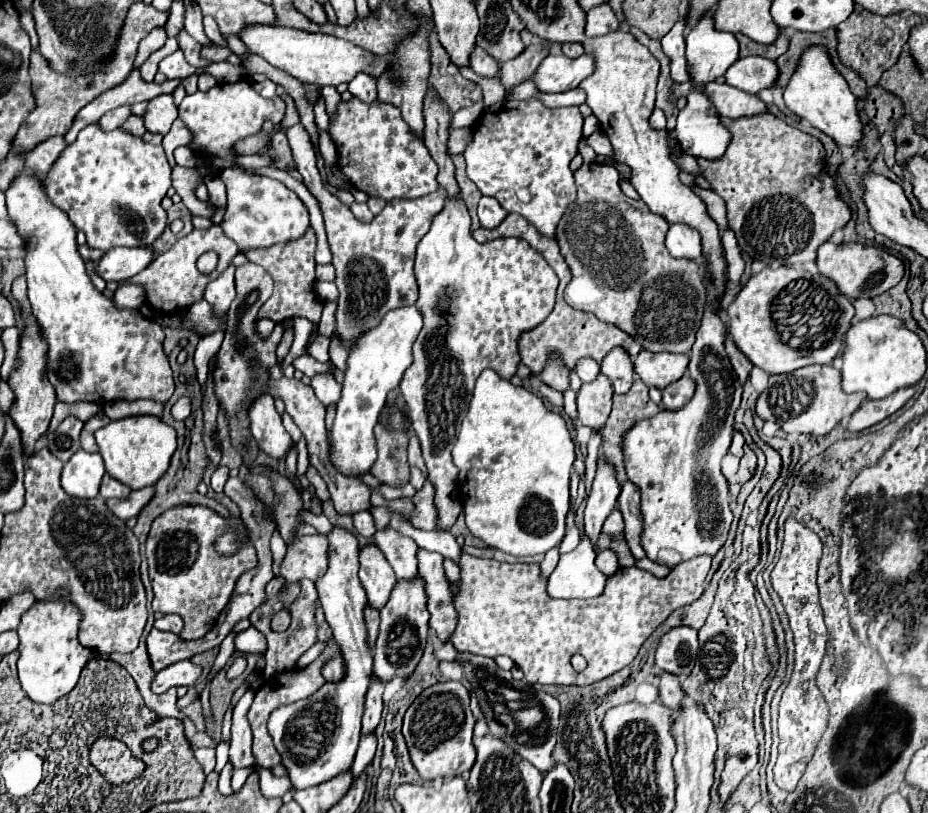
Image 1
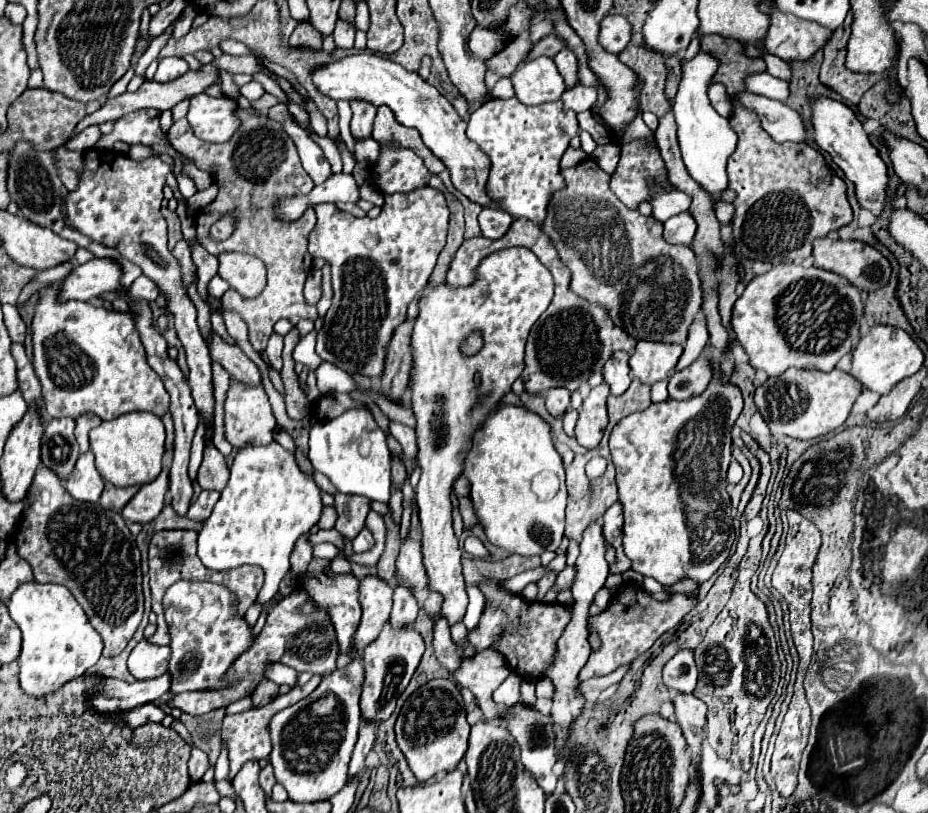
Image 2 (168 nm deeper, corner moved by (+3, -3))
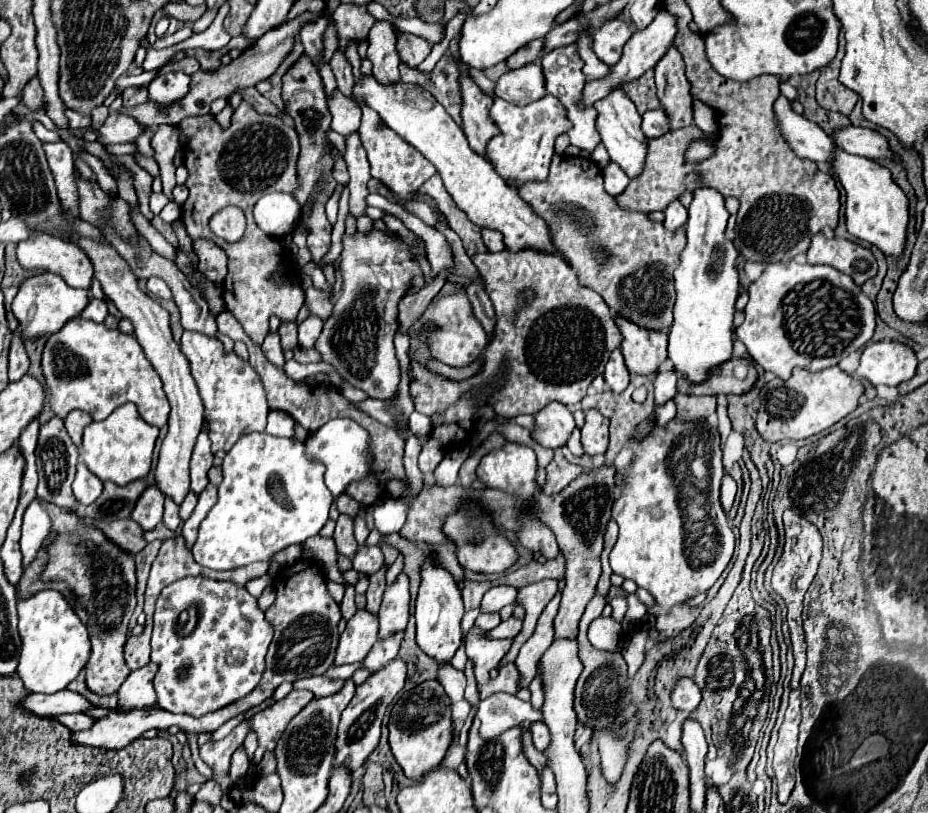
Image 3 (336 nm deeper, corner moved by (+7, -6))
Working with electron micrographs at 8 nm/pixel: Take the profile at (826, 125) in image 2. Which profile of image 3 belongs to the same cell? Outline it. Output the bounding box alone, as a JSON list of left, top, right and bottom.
[835,148,909,258]

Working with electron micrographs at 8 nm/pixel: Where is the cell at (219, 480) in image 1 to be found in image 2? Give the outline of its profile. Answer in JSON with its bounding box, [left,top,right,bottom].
[187,491,219,521]

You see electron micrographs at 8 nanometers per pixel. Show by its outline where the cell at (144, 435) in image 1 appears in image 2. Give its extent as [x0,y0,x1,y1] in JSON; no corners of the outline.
[89,411,165,487]

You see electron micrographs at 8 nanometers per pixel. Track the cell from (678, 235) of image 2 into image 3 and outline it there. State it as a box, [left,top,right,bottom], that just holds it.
[663,200,687,232]

